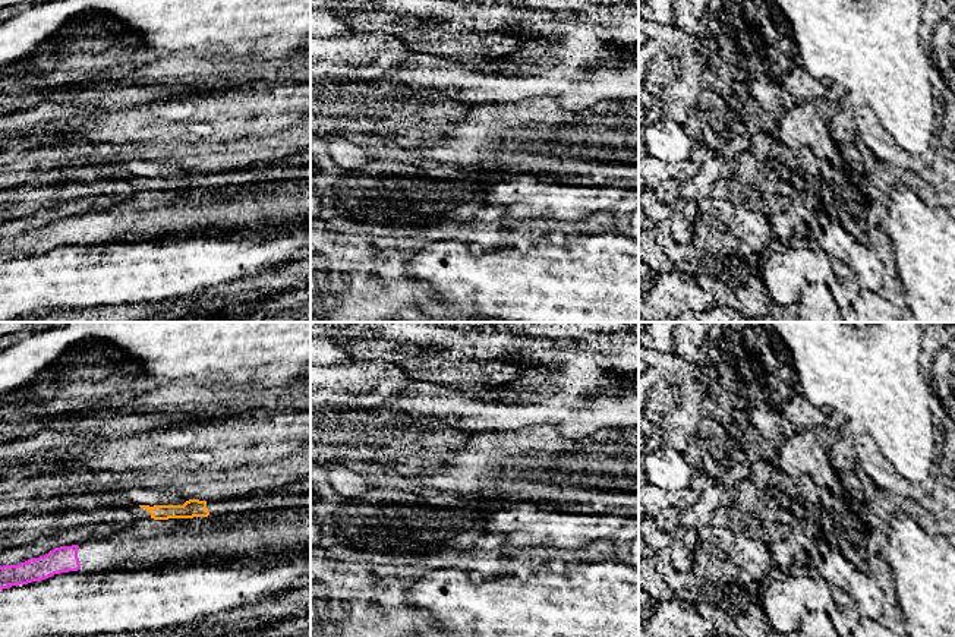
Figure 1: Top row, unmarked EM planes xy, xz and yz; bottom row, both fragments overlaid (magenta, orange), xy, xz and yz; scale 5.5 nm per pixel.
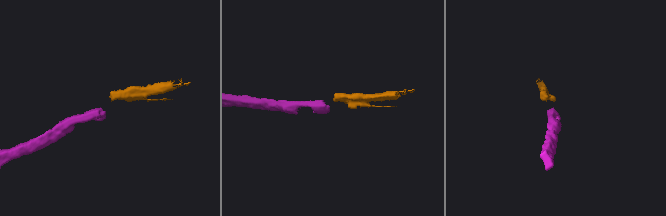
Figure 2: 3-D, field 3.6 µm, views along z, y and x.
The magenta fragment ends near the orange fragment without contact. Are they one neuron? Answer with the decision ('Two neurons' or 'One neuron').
Two neurons

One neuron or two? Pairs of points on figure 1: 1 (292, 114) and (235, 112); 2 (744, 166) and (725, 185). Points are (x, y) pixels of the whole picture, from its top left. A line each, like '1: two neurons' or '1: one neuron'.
1: one neuron
2: one neuron

